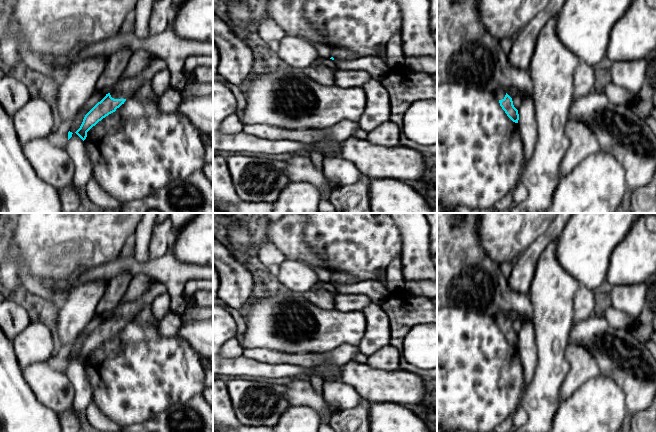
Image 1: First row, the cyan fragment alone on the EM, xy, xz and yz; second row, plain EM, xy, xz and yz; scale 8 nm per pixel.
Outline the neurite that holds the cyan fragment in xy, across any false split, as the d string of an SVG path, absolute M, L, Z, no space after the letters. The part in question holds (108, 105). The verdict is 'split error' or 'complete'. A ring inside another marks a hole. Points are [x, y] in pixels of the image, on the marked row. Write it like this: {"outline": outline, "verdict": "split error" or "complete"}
{"outline": "M158 55L151 57L148 65L137 75L119 81L113 92L98 102L84 117L80 128L75 132L83 141L87 137L87 132L99 121L116 111L124 102L148 80L160 70L167 68L166 62Z", "verdict": "split error"}

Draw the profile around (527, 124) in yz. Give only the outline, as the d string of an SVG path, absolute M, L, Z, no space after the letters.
M522 97L522 104L518 110L518 126L521 141L524 145L525 169L531 159L537 142L537 123L535 120L535 105L531 97Z

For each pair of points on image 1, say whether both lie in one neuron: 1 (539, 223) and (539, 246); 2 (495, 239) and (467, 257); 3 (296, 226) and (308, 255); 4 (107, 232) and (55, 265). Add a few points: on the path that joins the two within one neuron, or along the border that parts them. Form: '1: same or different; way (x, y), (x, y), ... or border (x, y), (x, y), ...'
1: different; border (551, 223), (523, 252)
2: different; border (478, 224), (480, 245), (497, 264)
3: same; way (296, 233), (296, 243), (301, 248)
4: same; way (94, 232), (88, 232), (68, 252)

